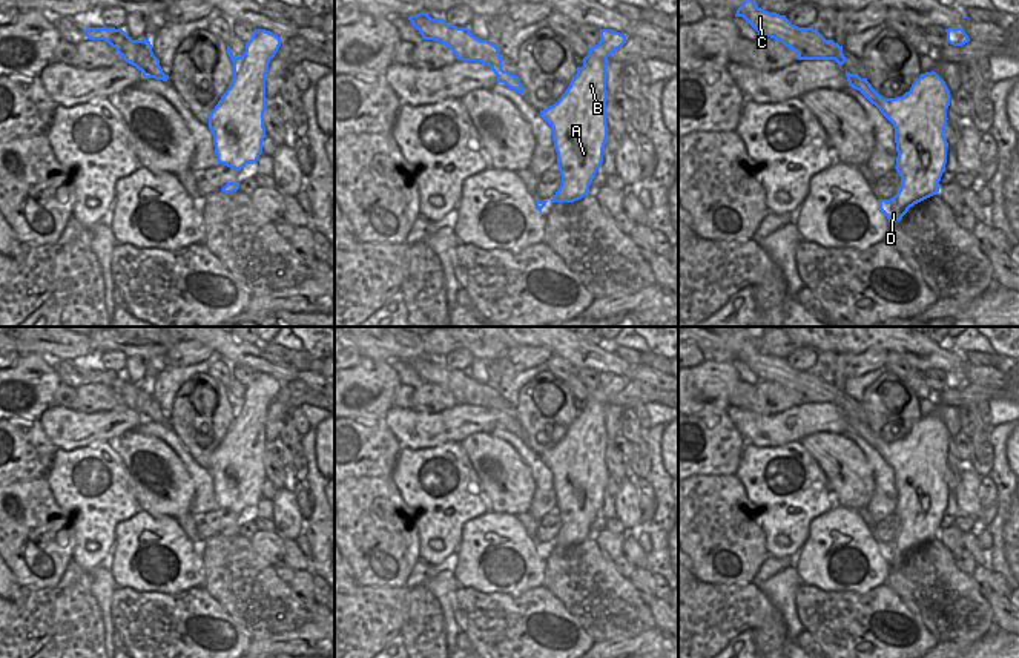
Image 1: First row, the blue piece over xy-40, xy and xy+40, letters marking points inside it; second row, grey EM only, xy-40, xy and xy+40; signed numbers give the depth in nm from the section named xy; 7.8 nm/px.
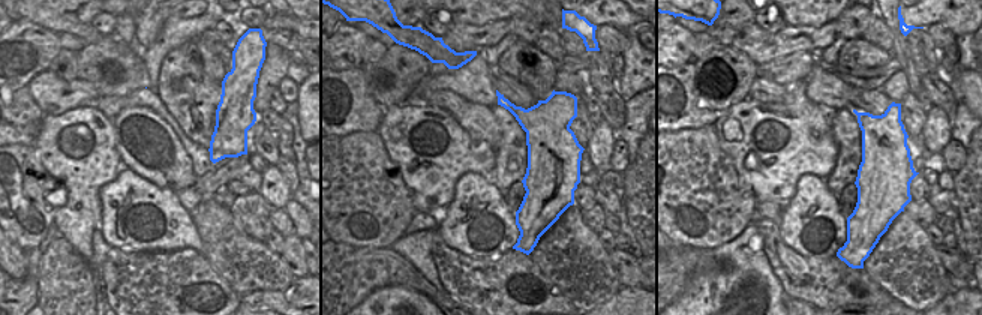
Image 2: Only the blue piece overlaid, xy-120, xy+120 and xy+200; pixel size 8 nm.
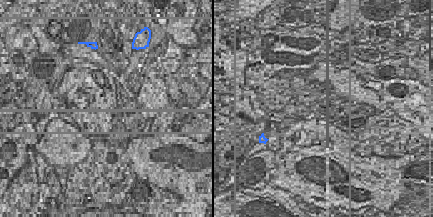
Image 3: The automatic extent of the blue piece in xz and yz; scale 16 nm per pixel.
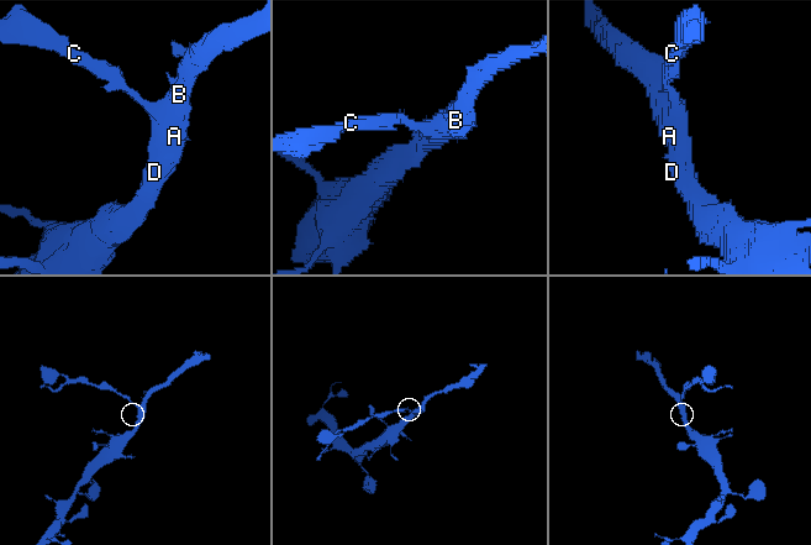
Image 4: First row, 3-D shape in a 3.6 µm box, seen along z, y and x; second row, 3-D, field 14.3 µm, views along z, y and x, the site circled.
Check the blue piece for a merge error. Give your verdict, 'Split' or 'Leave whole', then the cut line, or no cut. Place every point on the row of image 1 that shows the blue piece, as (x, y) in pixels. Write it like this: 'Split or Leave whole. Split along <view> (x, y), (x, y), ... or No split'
Split. Split along xy (502, 69), (497, 77)

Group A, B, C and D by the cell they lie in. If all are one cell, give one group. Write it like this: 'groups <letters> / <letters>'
groups A B D / C

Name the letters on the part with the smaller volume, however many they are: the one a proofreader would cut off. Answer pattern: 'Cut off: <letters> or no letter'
Cut off: C

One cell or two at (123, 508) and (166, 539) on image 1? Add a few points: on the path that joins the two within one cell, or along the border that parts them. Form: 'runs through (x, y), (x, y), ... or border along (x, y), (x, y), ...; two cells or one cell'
border along (140, 509), (115, 526), (115, 542), (112, 545); two cells

